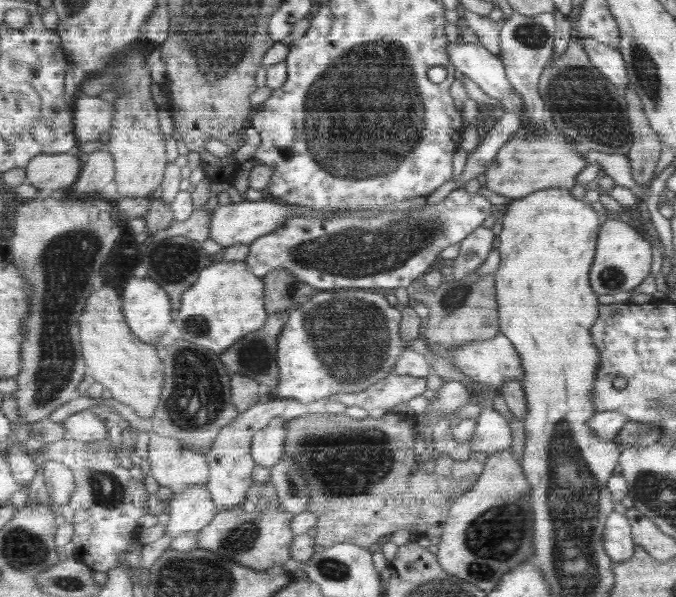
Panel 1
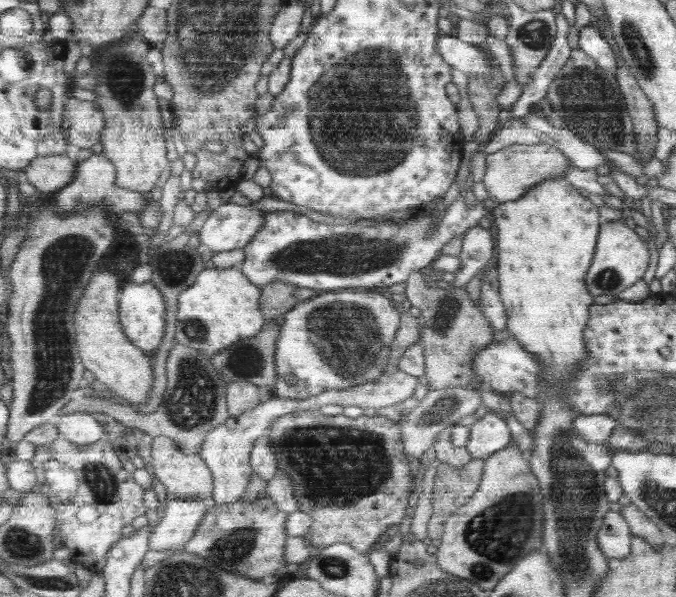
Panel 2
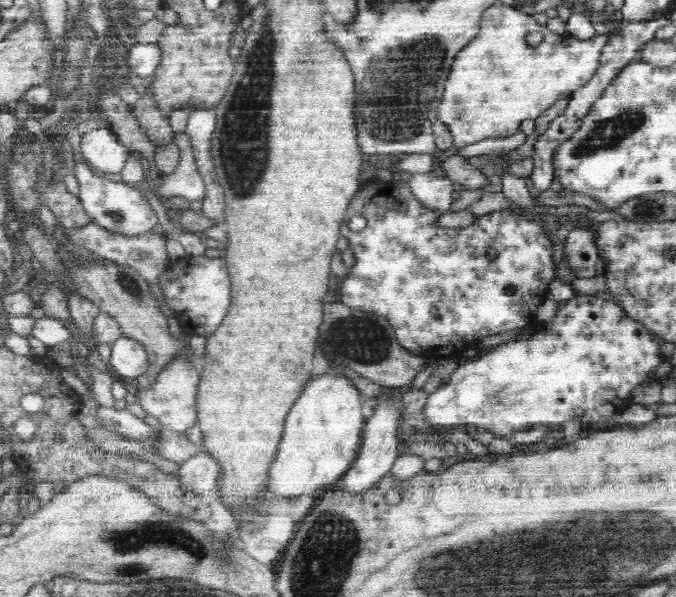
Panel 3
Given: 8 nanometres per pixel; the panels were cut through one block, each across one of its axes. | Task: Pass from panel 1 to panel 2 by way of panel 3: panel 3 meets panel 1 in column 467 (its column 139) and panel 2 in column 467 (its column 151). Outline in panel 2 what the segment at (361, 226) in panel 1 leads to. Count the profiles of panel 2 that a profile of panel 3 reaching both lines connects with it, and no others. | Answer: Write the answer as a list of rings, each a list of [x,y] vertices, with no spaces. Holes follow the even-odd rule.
[[[462,195],[458,196],[456,200],[446,209],[444,209],[444,215],[440,215],[440,219],[436,219],[436,221],[432,221],[432,215],[426,214],[426,216],[418,216],[414,215],[409,219],[400,219],[394,220],[390,218],[384,218],[378,220],[378,223],[374,223],[374,225],[360,225],[355,221],[341,221],[339,220],[335,225],[326,224],[322,222],[316,222],[311,220],[308,216],[298,214],[294,211],[275,211],[268,212],[264,216],[264,226],[258,235],[255,236],[254,239],[251,240],[250,243],[247,243],[247,246],[244,247],[244,260],[238,265],[242,272],[246,274],[247,278],[254,283],[255,285],[259,285],[260,288],[264,288],[266,284],[270,282],[284,282],[290,283],[302,288],[313,289],[314,291],[322,290],[324,291],[338,291],[340,288],[385,288],[392,287],[395,284],[406,283],[408,279],[410,279],[411,275],[414,272],[419,272],[422,268],[429,266],[432,264],[434,260],[438,259],[440,256],[440,251],[444,248],[445,244],[448,244],[452,238],[455,236],[460,236],[466,234],[471,230],[472,227],[475,227],[476,224],[481,222],[484,214],[486,214],[486,208],[484,205],[476,202],[476,205],[472,207],[466,206],[464,203]]]

